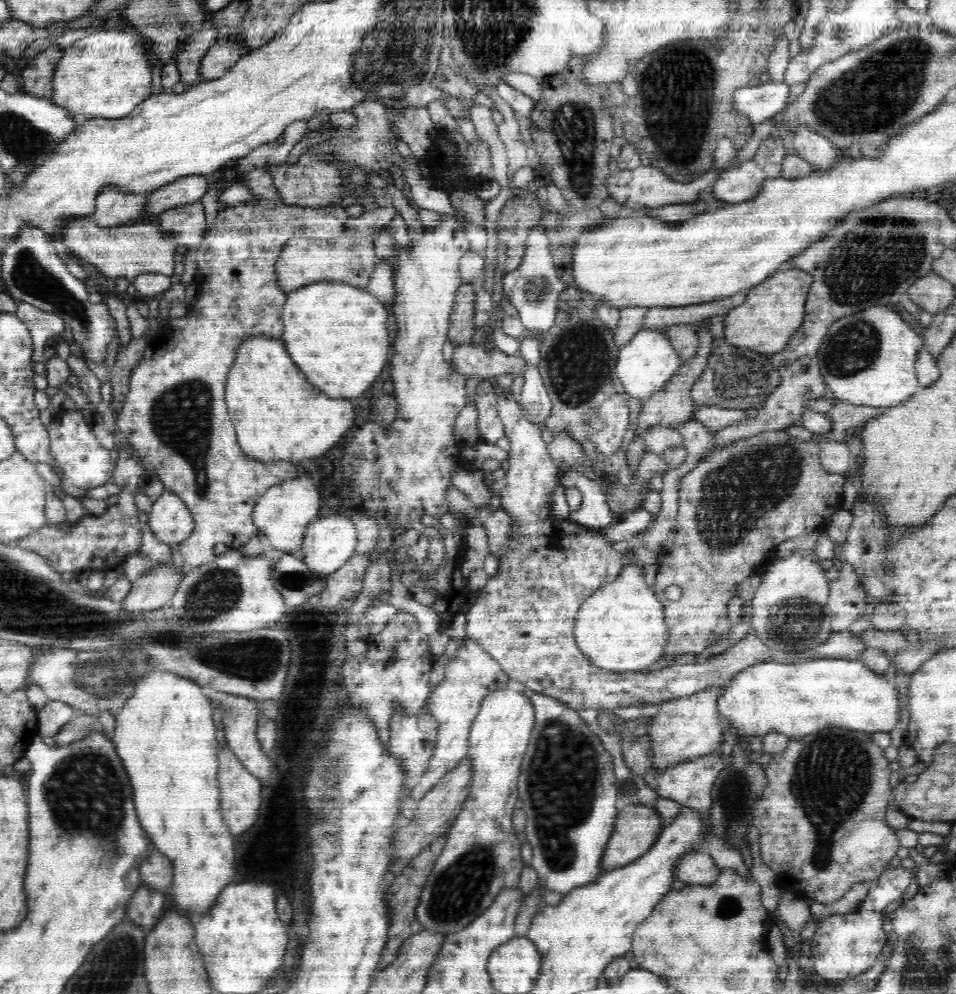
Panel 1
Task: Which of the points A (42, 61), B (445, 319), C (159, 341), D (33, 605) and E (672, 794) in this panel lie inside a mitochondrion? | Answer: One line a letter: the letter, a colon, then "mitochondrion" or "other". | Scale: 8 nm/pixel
A: other
B: other
C: other
D: mitochondrion
E: other

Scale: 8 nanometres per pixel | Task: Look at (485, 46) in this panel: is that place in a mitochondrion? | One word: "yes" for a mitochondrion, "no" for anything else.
yes

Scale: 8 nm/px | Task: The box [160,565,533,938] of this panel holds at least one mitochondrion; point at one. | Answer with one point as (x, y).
(460, 889)

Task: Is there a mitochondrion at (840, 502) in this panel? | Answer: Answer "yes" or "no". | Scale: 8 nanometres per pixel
no

